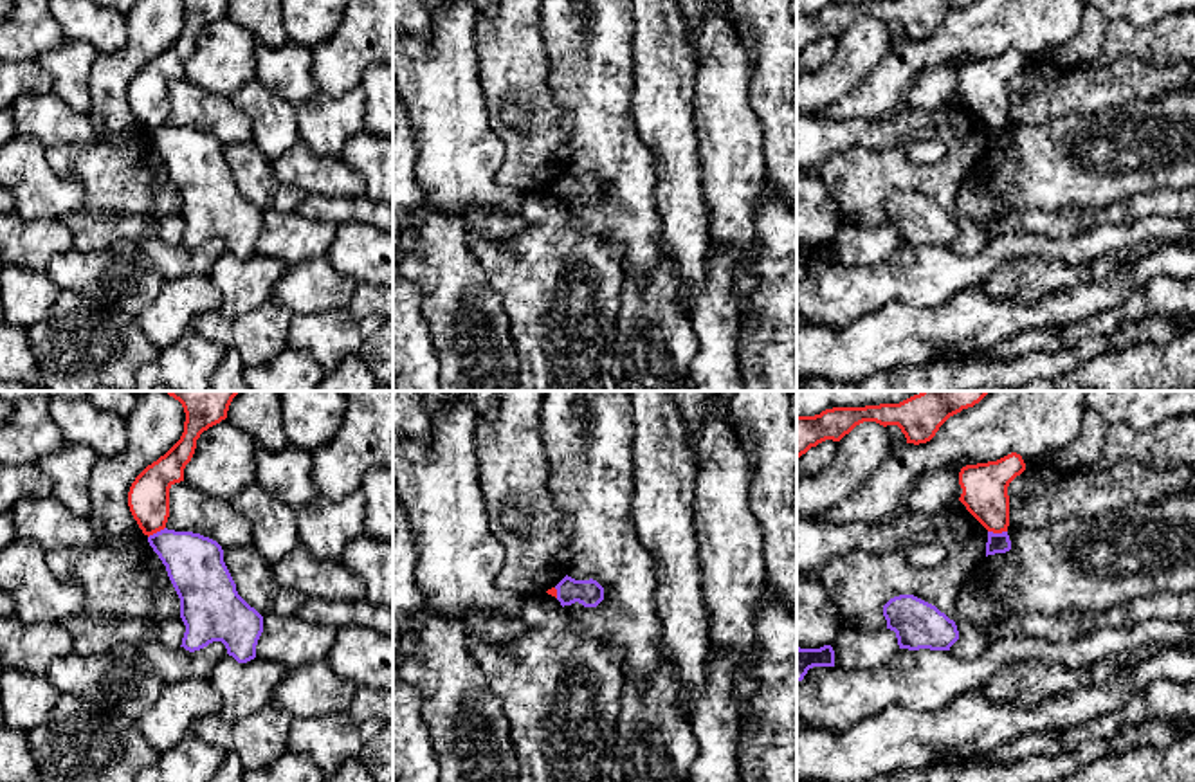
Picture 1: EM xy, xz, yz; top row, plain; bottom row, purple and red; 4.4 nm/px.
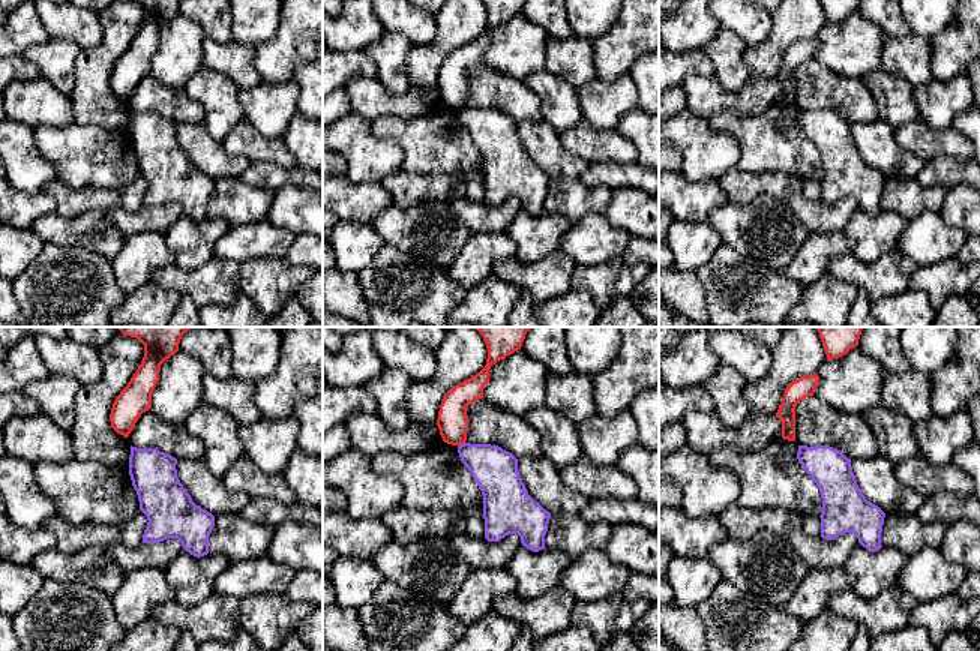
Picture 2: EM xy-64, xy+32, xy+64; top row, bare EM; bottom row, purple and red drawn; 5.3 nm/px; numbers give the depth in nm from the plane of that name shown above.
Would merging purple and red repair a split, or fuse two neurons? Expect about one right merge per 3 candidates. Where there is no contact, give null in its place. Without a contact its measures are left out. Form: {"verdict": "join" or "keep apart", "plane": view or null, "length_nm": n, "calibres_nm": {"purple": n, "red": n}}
{"verdict": "keep apart", "plane": "yz", "length_nm": 90, "calibres_nm": {"purple": 100, "red": 200}}

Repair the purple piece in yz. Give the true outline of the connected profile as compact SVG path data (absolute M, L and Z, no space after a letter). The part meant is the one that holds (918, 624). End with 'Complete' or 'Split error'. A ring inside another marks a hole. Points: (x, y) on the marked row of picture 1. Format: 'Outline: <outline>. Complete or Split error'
Outline: M914 595L890 598L883 605L883 616L887 629L896 632L899 649L950 650L959 640L955 622Z. Complete

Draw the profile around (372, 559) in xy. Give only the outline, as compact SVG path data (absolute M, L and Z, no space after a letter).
M366 533L353 539L341 562L366 584L366 600L393 609L393 542Z

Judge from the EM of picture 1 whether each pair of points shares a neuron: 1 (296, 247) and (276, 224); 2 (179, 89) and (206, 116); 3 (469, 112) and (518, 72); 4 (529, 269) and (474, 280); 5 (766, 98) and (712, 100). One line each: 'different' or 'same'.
1: same
2: same
3: different
4: different
5: different

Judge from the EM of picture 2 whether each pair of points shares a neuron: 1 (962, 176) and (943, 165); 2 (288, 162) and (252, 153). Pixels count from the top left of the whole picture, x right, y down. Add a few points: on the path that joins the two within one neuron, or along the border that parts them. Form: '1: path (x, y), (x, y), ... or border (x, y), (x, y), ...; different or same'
1: path (958, 173), (947, 170); same
2: path (279, 155), (261, 153); same

